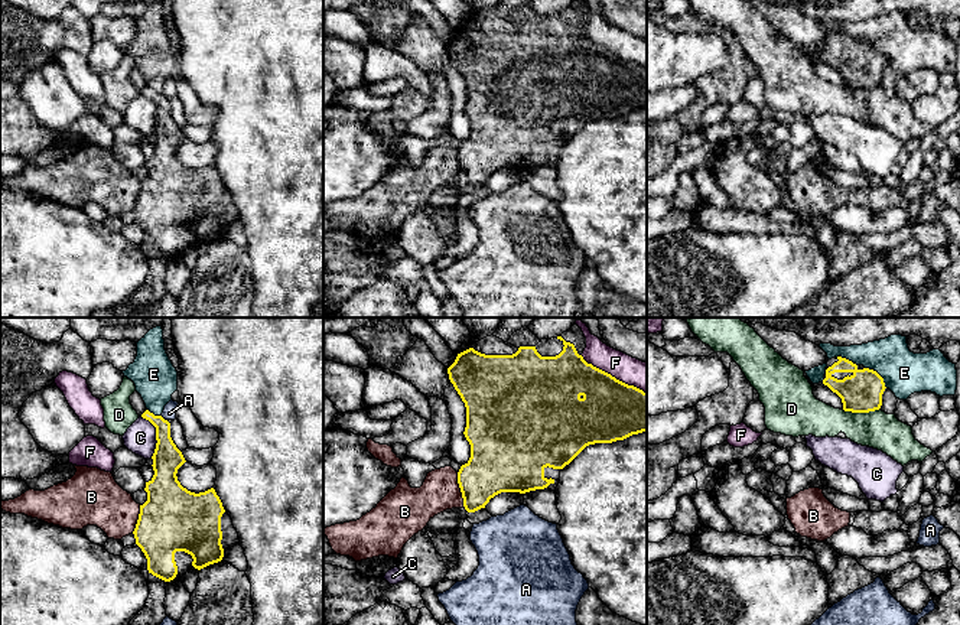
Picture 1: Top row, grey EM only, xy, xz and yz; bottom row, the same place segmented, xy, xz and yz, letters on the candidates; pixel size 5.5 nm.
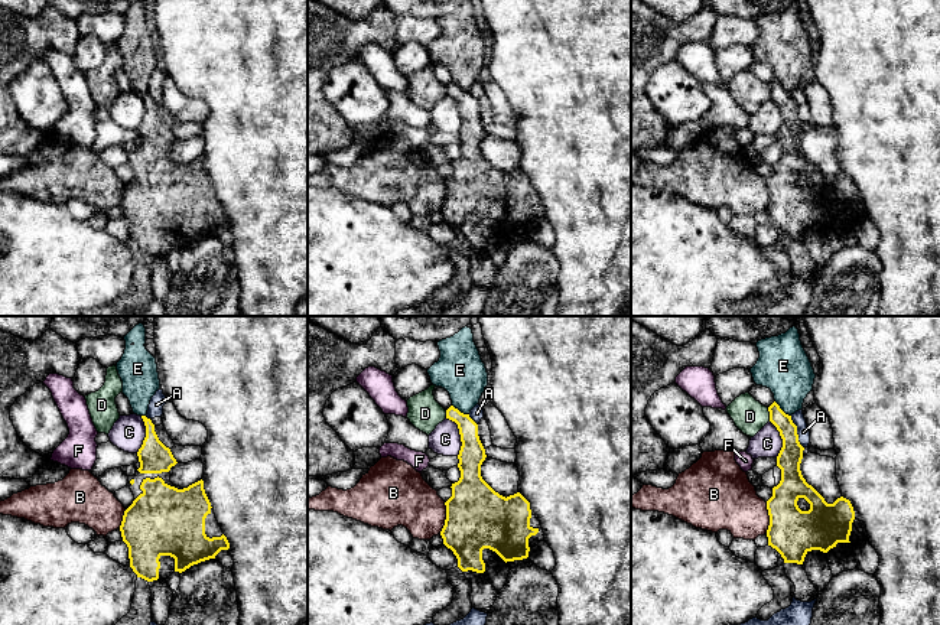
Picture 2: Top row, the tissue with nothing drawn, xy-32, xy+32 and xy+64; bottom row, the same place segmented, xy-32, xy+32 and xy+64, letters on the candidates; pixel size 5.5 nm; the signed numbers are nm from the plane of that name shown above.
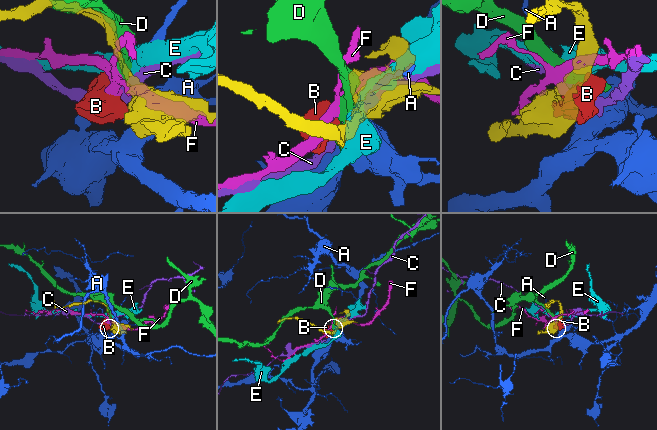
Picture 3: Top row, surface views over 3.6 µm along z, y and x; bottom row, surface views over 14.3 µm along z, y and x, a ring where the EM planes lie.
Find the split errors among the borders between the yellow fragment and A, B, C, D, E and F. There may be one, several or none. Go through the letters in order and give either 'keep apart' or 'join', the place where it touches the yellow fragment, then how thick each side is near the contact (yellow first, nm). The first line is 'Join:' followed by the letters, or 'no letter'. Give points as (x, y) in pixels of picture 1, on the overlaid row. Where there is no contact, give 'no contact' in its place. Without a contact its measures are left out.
Join: no letter
A: keep apart | xy (162, 417) | 160/80 nm
B: keep apart | xz (461, 490) | 320/220 nm
C: keep apart | xy (156, 436) | 160/180 nm
D: keep apart | yz (861, 412) | 220/200 nm
E: keep apart | yz (878, 374) | 220/240 nm
F: keep apart | xz (614, 377) | 340/160 nm

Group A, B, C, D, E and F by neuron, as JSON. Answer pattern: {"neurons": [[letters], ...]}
{"neurons": [["A"], ["B", "D"], ["C"], ["E"], ["F"]]}

